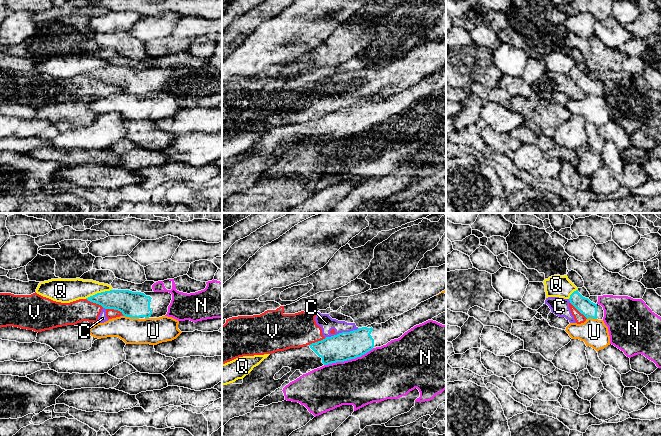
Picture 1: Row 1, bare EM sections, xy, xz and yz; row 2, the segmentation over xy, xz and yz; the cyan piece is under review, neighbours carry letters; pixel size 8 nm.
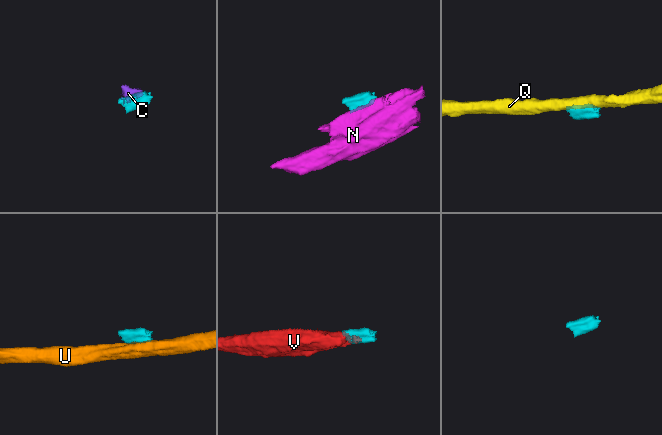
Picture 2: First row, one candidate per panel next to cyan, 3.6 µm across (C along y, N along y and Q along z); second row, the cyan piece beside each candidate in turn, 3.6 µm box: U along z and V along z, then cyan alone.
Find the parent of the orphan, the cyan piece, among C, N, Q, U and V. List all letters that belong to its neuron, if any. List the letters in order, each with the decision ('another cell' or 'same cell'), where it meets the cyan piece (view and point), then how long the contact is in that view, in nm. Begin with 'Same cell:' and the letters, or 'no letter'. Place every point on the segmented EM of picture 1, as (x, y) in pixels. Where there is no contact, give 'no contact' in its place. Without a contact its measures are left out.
Same cell: N
C: another cell | xz (342, 332) | 280 nm
N: same cell | xz (348, 359) | 420 nm
Q: another cell | xy (98, 293) | 220 nm
U: another cell | xy (131, 317) | 120 nm
V: another cell | xy (115, 309) | 150 nm

